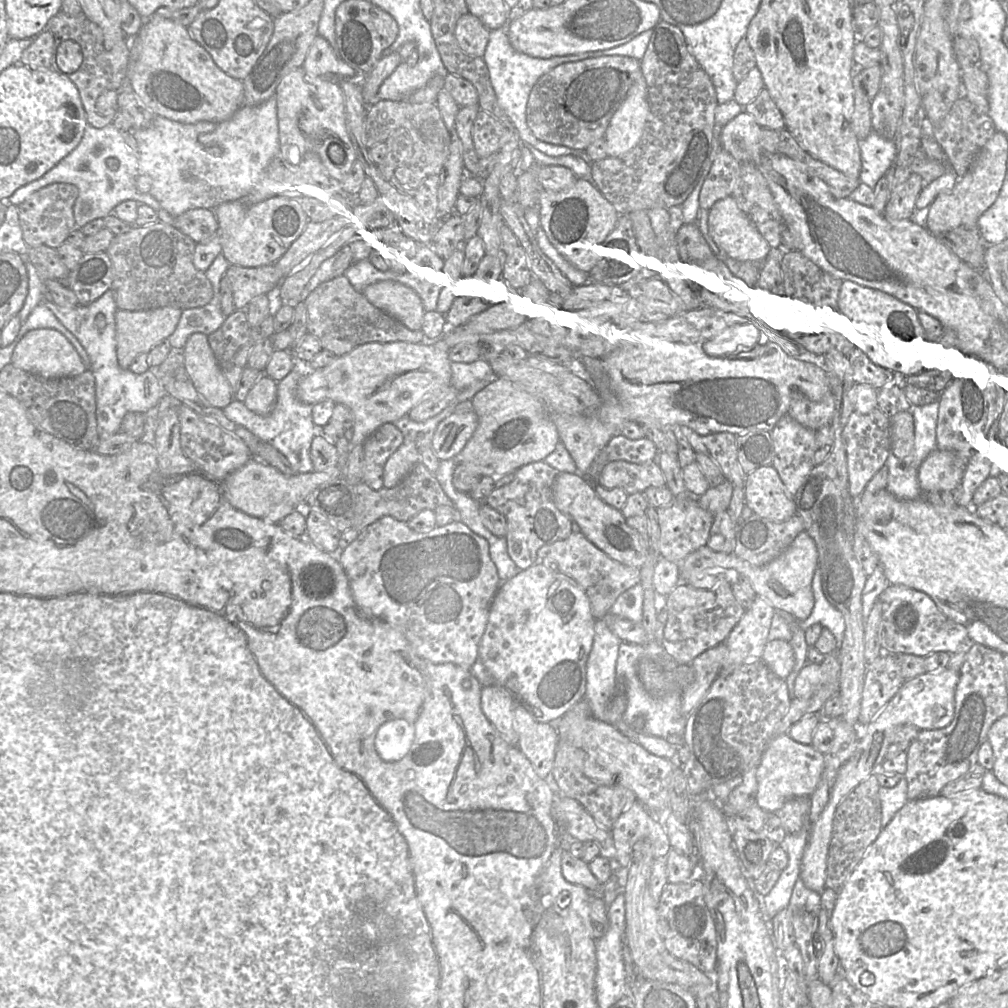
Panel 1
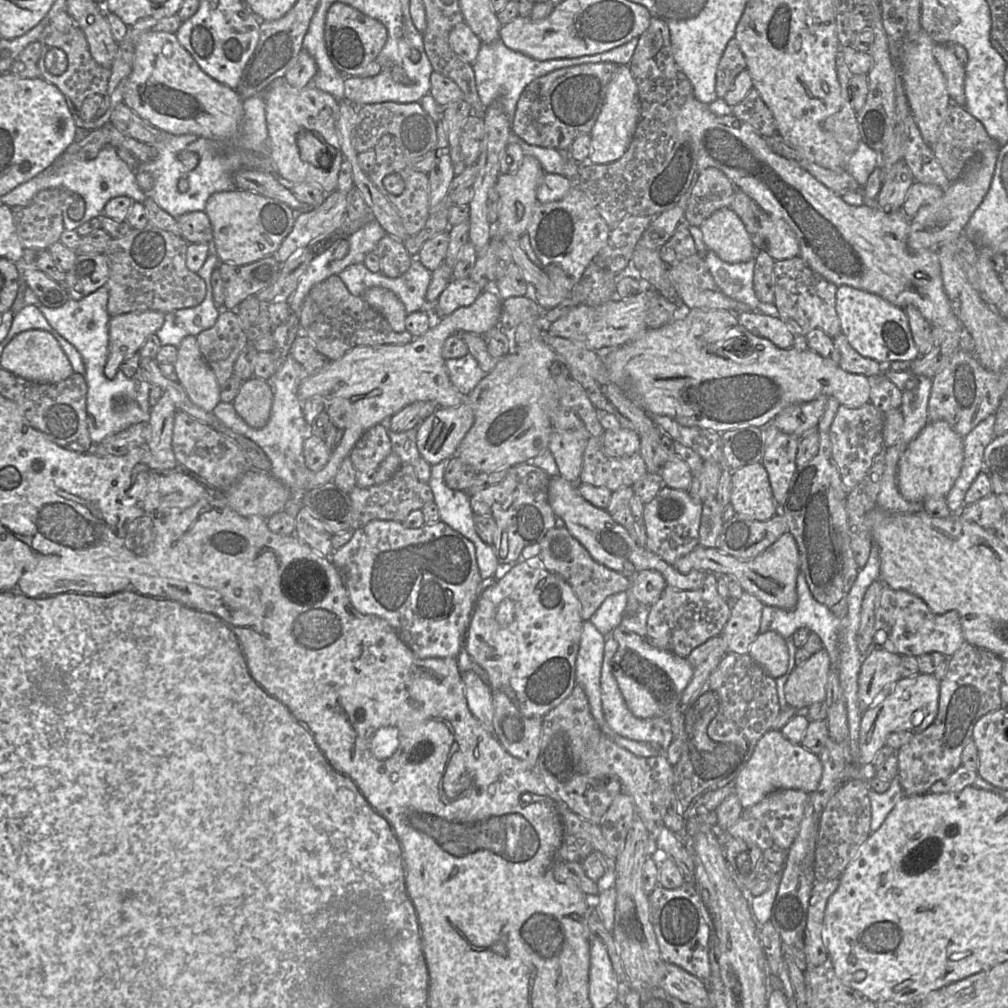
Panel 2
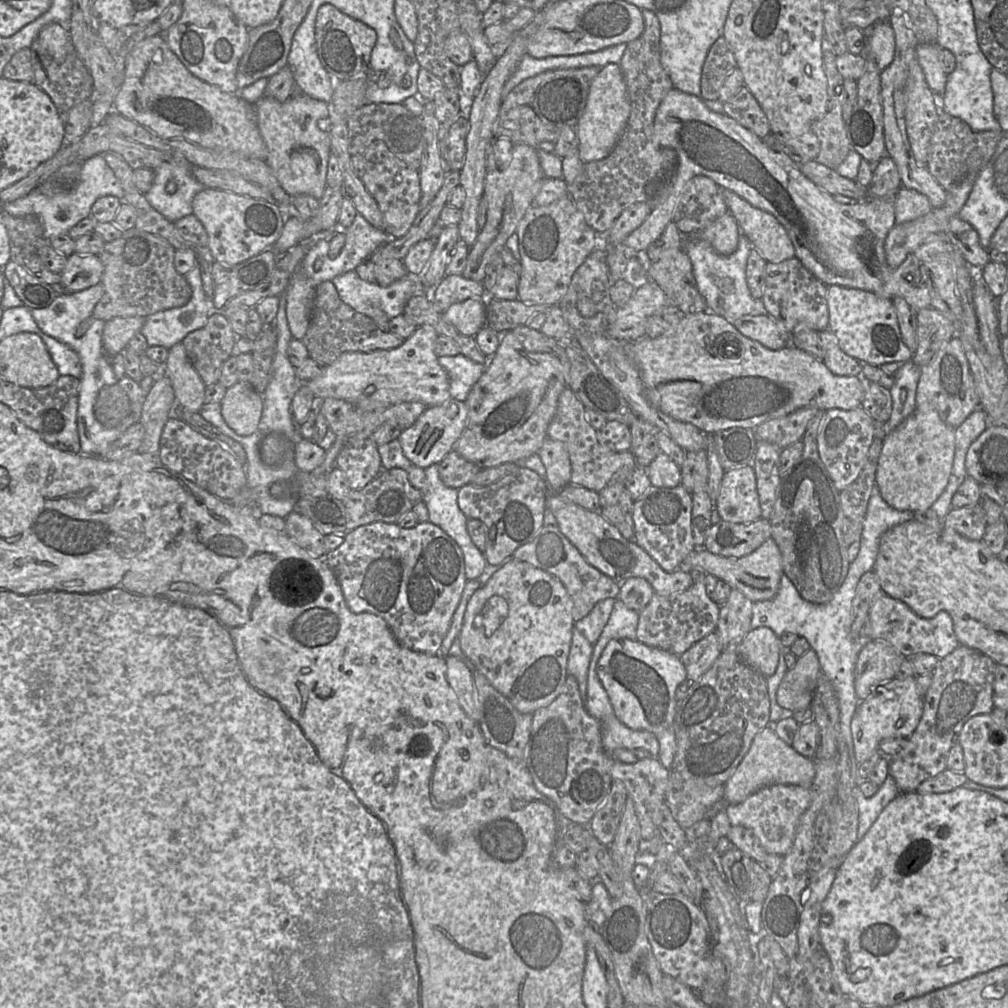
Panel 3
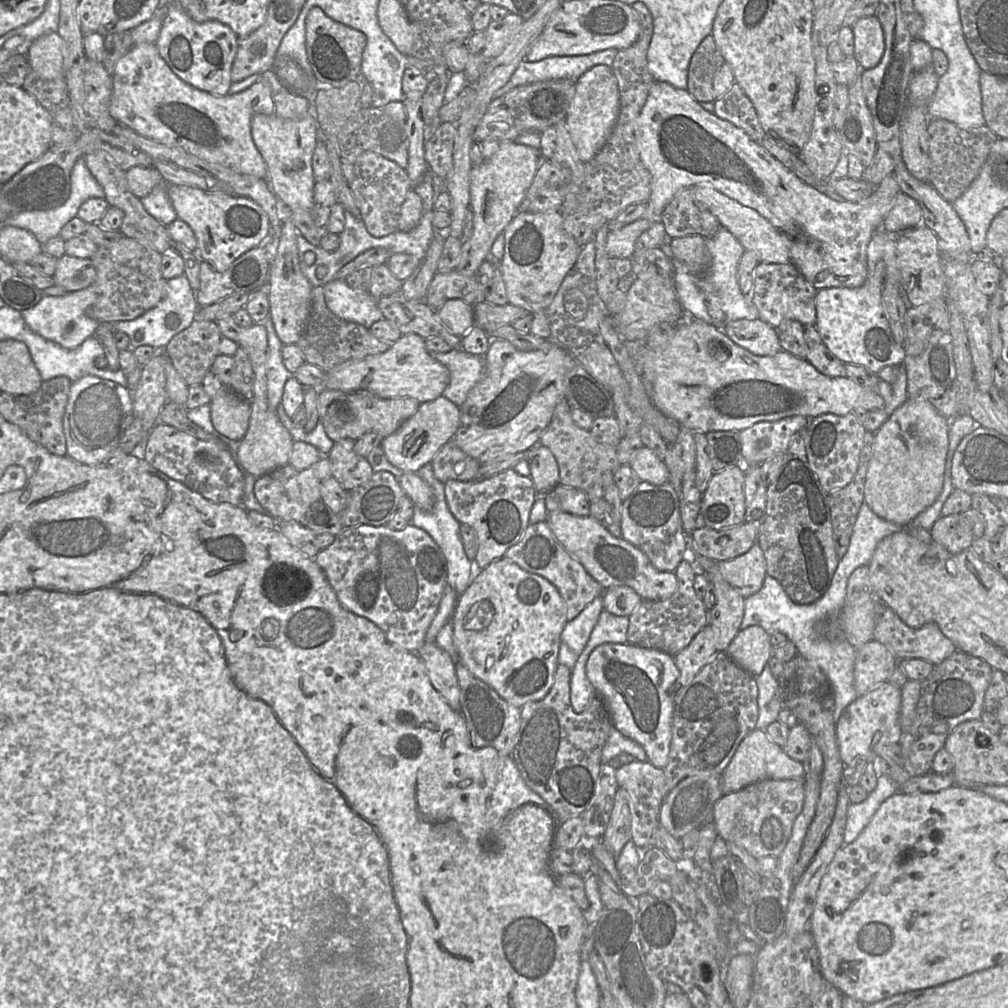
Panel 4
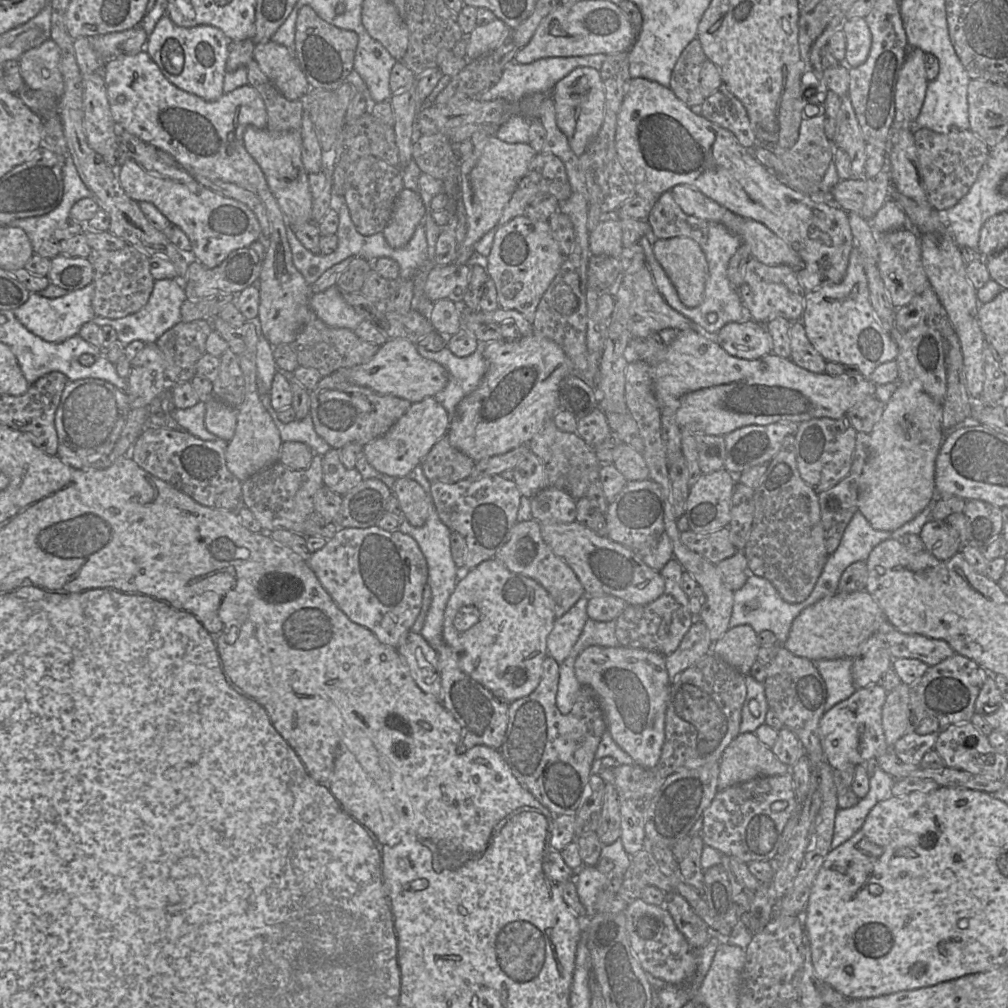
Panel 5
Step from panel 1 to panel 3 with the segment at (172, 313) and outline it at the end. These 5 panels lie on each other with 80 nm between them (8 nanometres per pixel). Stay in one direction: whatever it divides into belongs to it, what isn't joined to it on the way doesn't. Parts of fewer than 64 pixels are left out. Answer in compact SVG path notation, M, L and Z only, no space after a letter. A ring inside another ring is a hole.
M115 317L103 328L102 343L104 355L112 358L126 349L129 341L141 331L146 317Z

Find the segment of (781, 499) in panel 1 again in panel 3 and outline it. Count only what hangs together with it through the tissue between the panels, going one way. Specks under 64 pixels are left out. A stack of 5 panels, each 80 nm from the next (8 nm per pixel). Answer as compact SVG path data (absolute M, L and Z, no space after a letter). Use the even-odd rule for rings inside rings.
M752 465L725 471L714 506L720 521L748 524L762 518Z

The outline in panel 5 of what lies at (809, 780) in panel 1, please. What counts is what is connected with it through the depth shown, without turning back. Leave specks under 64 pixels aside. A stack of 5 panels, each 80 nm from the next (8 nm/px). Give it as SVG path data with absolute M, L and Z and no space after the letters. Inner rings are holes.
M754 732L739 734L724 750L719 761L718 790L759 777L779 776L791 768L774 755Z

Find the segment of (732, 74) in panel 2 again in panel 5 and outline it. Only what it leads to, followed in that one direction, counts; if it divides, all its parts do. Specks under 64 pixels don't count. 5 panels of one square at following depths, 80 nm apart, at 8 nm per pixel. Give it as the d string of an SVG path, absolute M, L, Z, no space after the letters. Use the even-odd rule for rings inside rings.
M698 39L690 42L679 56L671 74L669 88L687 106L700 106L705 96L701 89L700 74L707 57Z

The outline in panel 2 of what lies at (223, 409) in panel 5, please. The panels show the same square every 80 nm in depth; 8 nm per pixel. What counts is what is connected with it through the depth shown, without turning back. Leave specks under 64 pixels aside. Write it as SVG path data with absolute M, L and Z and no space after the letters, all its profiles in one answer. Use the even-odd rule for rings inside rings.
M250 378L242 382L232 404L239 416L251 427L266 425L271 414L273 390L267 380Z

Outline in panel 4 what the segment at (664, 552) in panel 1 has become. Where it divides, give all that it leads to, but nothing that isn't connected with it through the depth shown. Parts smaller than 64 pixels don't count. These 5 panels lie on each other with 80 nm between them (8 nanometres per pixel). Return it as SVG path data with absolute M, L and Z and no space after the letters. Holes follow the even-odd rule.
M643 481L622 501L621 538L645 553L661 572L675 571L690 547L688 534L683 529L680 507L680 497L673 485L653 485Z

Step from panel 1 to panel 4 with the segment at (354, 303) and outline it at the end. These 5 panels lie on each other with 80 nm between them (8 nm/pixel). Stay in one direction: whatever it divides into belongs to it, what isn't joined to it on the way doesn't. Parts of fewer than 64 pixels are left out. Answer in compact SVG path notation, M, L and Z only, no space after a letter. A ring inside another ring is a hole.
M313 286L310 313L304 331L296 343L303 353L305 363L316 365L327 373L345 361L385 352L391 344L377 339L369 328L337 317L326 305L324 286Z

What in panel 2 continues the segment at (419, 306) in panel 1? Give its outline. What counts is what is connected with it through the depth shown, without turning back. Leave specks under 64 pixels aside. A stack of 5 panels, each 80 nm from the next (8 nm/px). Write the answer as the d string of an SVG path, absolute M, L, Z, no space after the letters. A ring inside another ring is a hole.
M372 287L363 294L364 300L371 308L380 313L395 332L403 332L408 313L397 295L382 287Z

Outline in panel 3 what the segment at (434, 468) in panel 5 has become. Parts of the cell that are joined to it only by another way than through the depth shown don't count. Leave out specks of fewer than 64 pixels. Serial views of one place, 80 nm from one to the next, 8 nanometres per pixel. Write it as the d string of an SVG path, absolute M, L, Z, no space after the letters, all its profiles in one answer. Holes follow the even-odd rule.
M455 449L439 463L439 477L446 487L459 489L471 484L481 470L476 464L462 457Z

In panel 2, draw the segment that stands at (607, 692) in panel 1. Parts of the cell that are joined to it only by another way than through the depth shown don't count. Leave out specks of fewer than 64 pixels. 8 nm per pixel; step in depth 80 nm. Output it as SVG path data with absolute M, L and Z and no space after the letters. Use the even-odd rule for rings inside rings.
M584 622L576 658L576 681L587 697L590 712L601 732L611 739L617 734L605 721L600 686L606 638L593 624Z

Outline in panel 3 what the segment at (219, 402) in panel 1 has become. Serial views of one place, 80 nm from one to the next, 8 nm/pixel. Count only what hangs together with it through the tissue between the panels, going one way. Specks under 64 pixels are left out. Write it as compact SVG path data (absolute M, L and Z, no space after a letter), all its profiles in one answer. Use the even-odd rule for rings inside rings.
M182 341L169 350L164 366L174 390L176 407L199 412L206 404L206 385L192 366Z

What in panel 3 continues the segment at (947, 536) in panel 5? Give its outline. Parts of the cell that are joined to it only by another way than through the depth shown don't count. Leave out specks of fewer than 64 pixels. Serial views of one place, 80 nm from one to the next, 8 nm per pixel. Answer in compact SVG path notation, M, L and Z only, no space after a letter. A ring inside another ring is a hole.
M977 503L973 506L950 510L944 517L944 527L952 528L970 540L981 540L987 527L983 506Z

